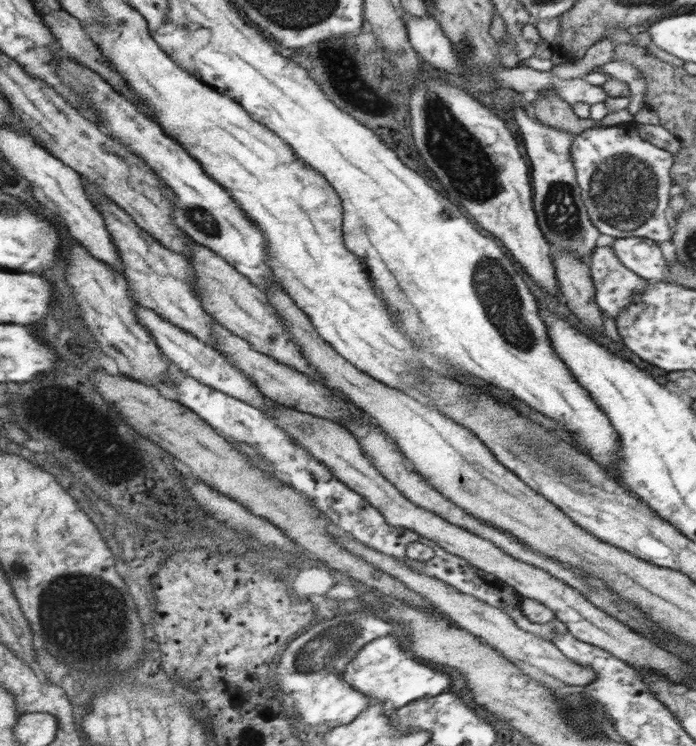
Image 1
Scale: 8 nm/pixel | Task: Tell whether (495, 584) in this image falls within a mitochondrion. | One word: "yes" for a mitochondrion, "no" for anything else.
no

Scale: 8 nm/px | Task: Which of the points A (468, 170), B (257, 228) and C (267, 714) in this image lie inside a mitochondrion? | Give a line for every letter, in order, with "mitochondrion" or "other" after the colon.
A: mitochondrion
B: other
C: other

